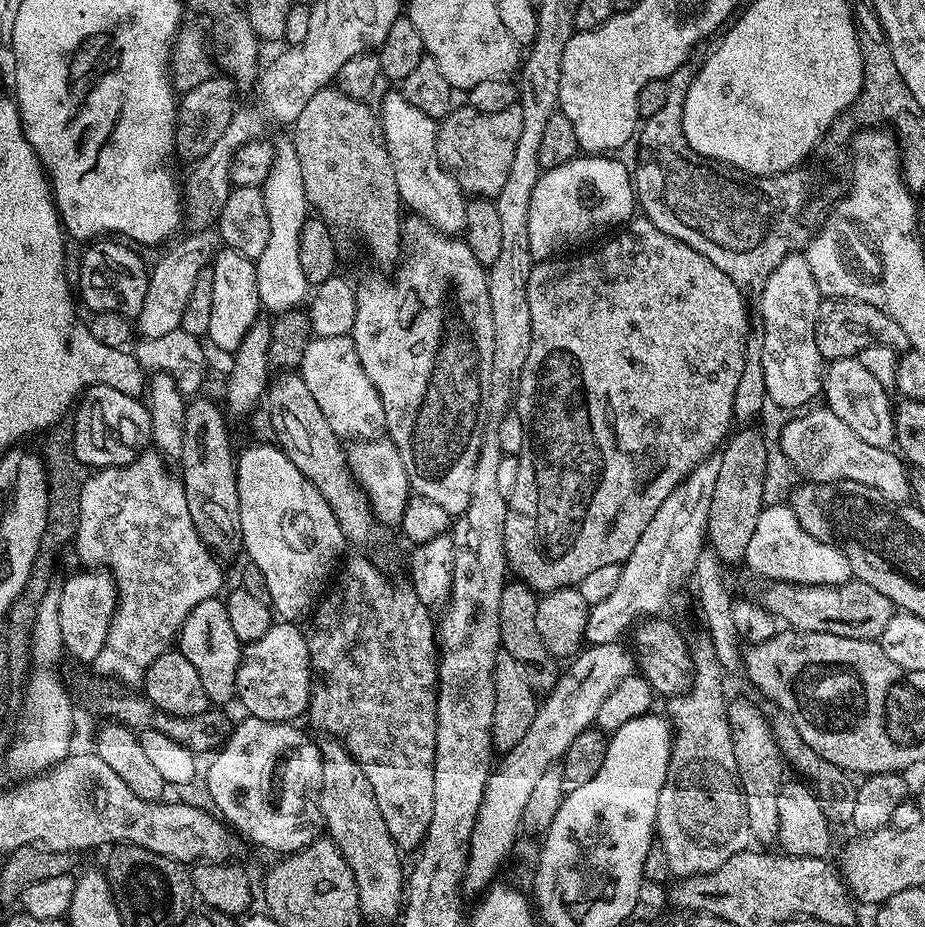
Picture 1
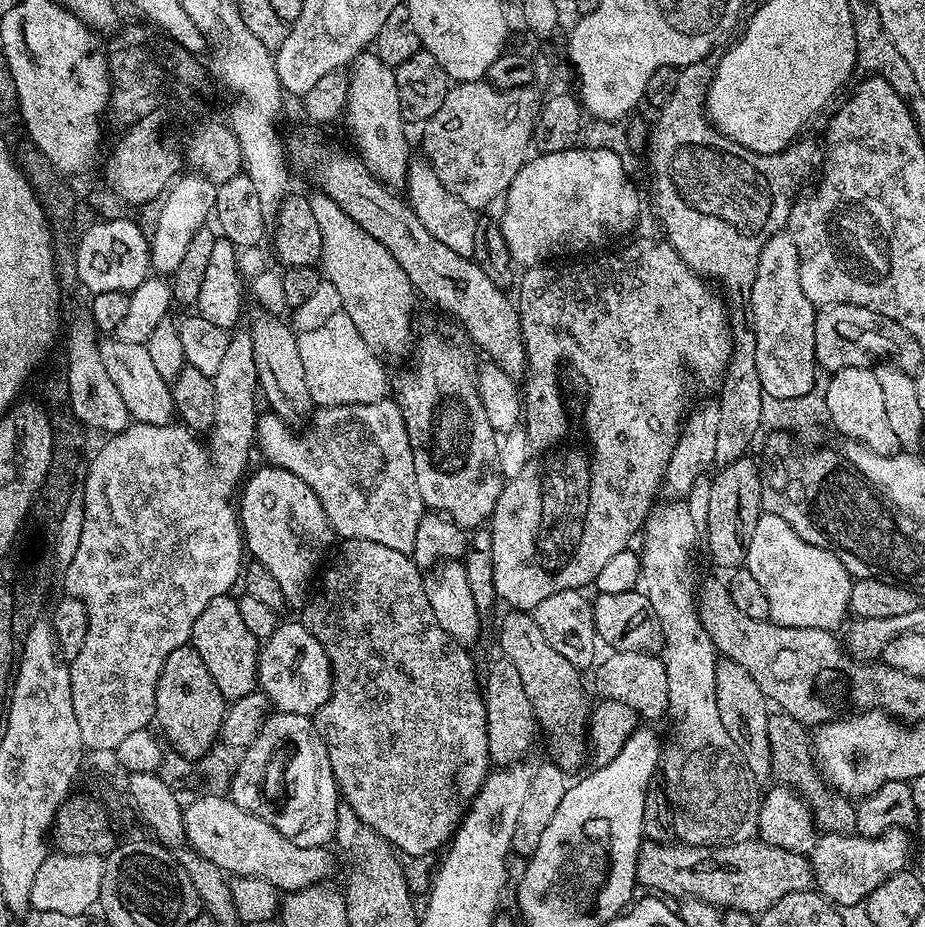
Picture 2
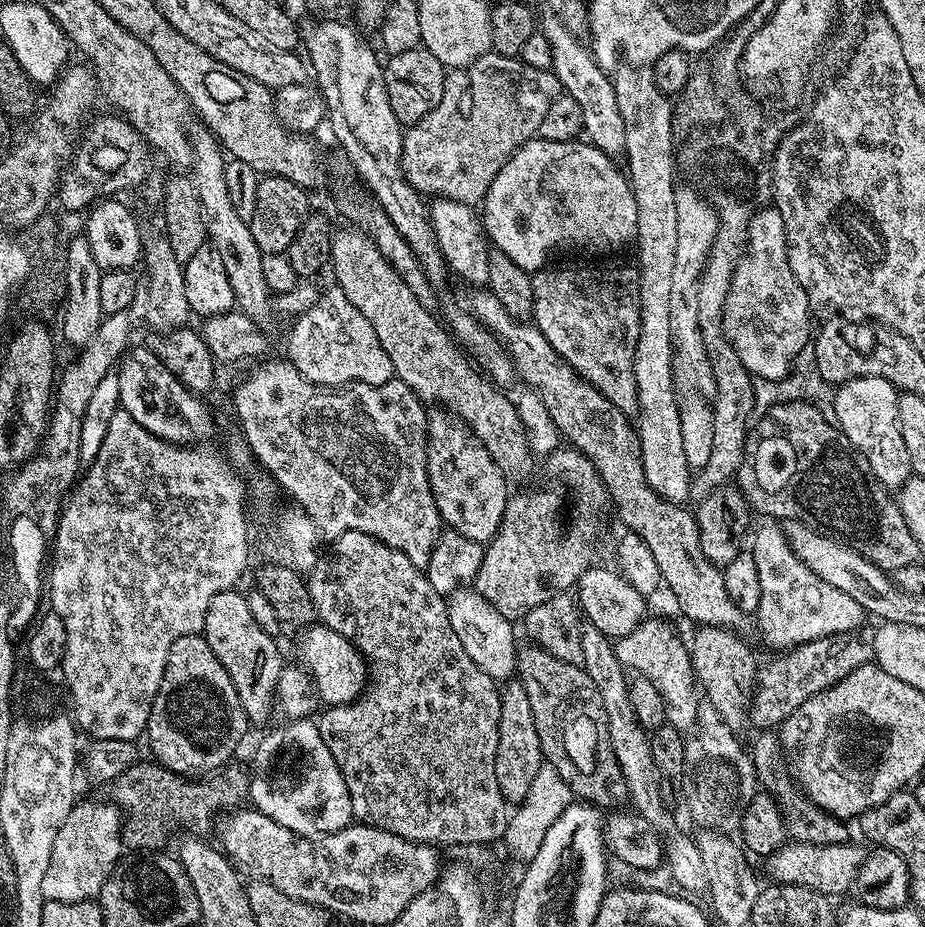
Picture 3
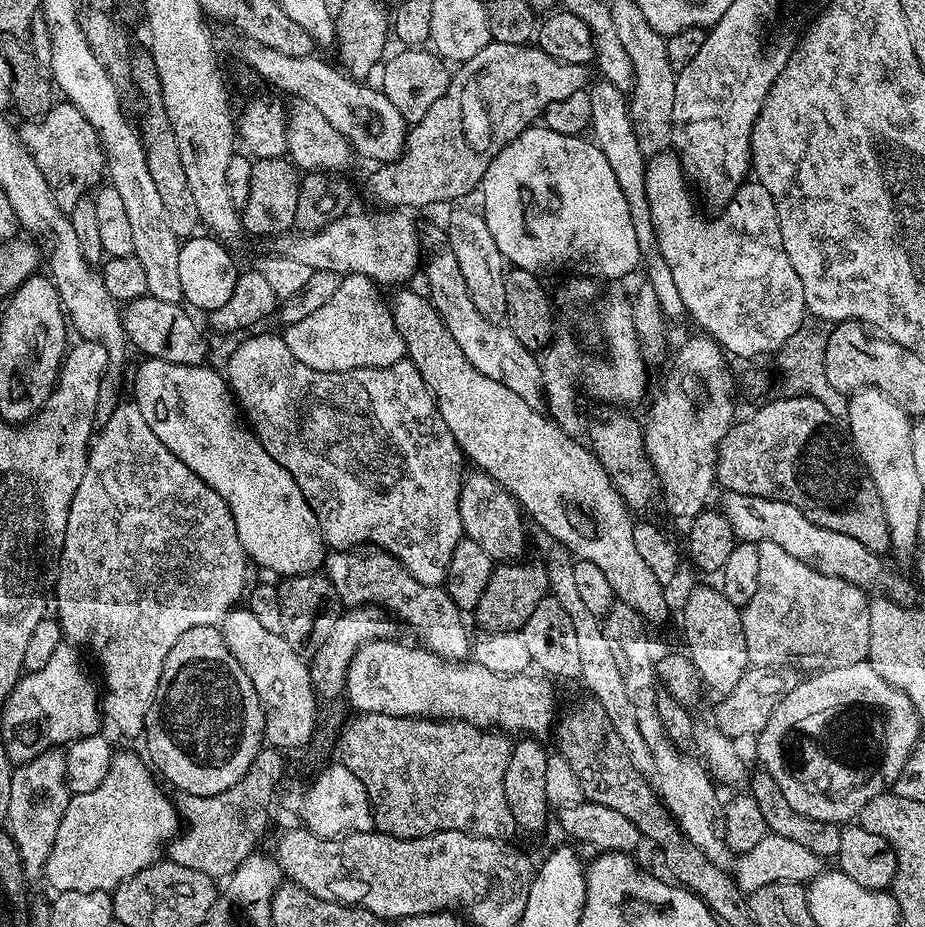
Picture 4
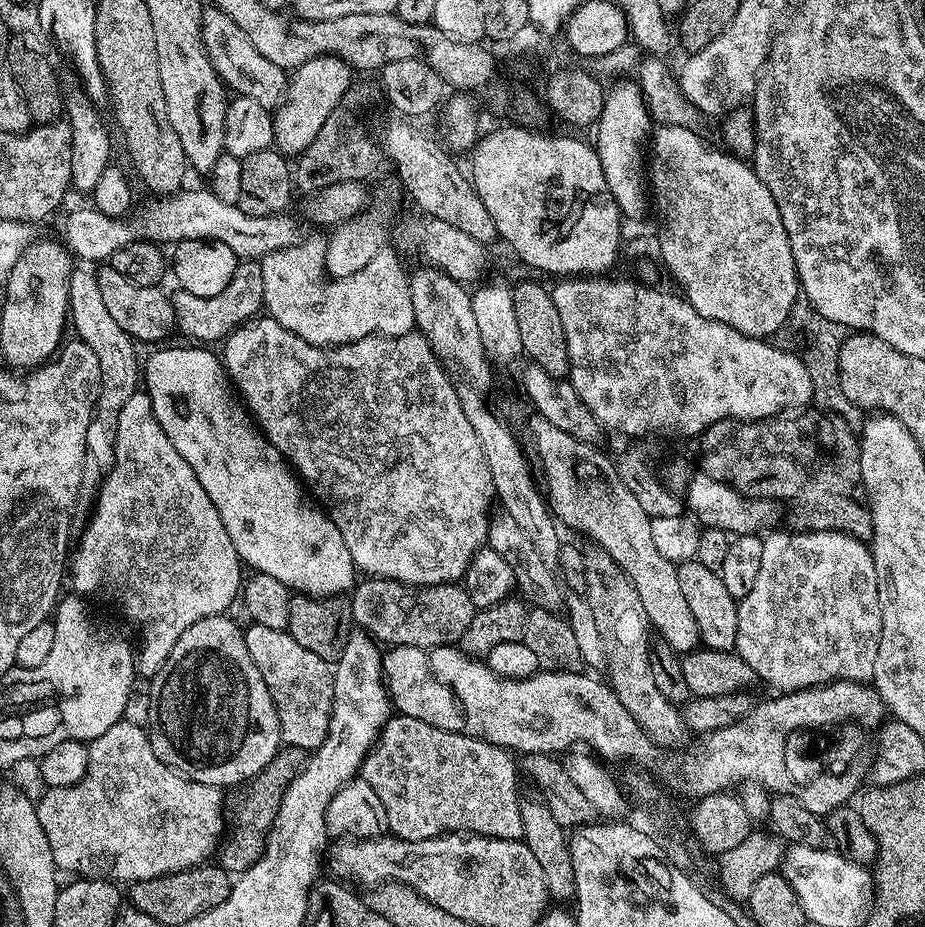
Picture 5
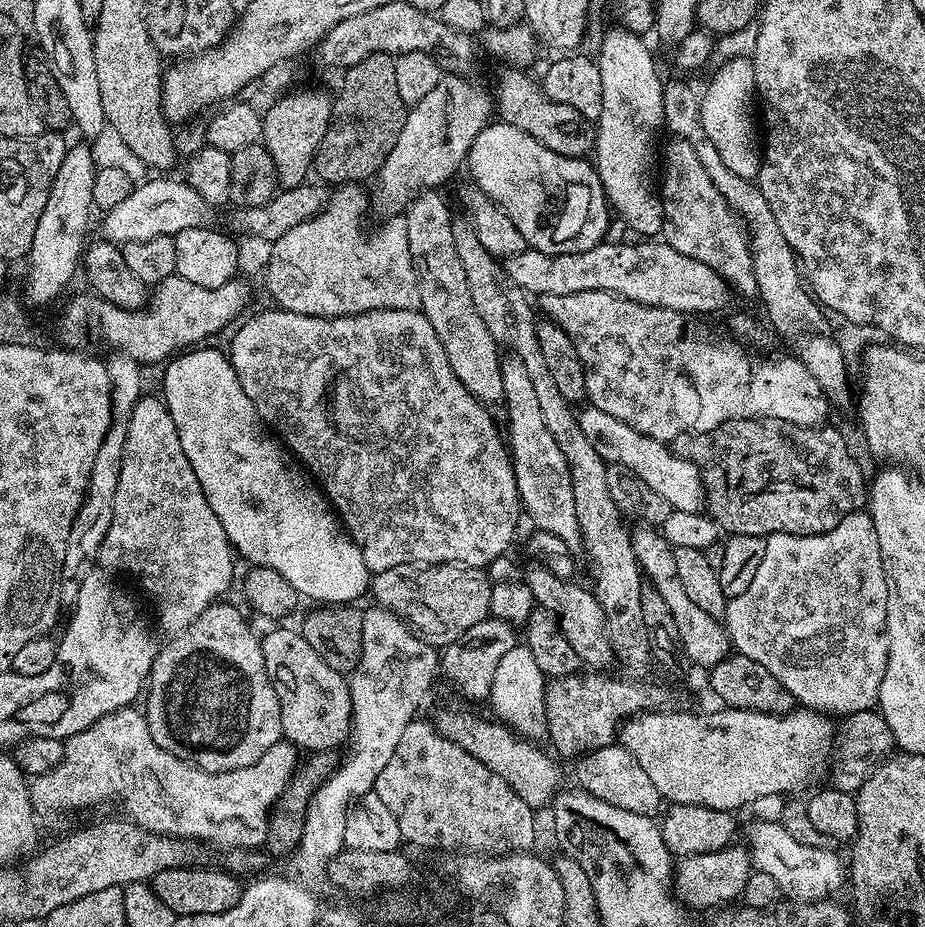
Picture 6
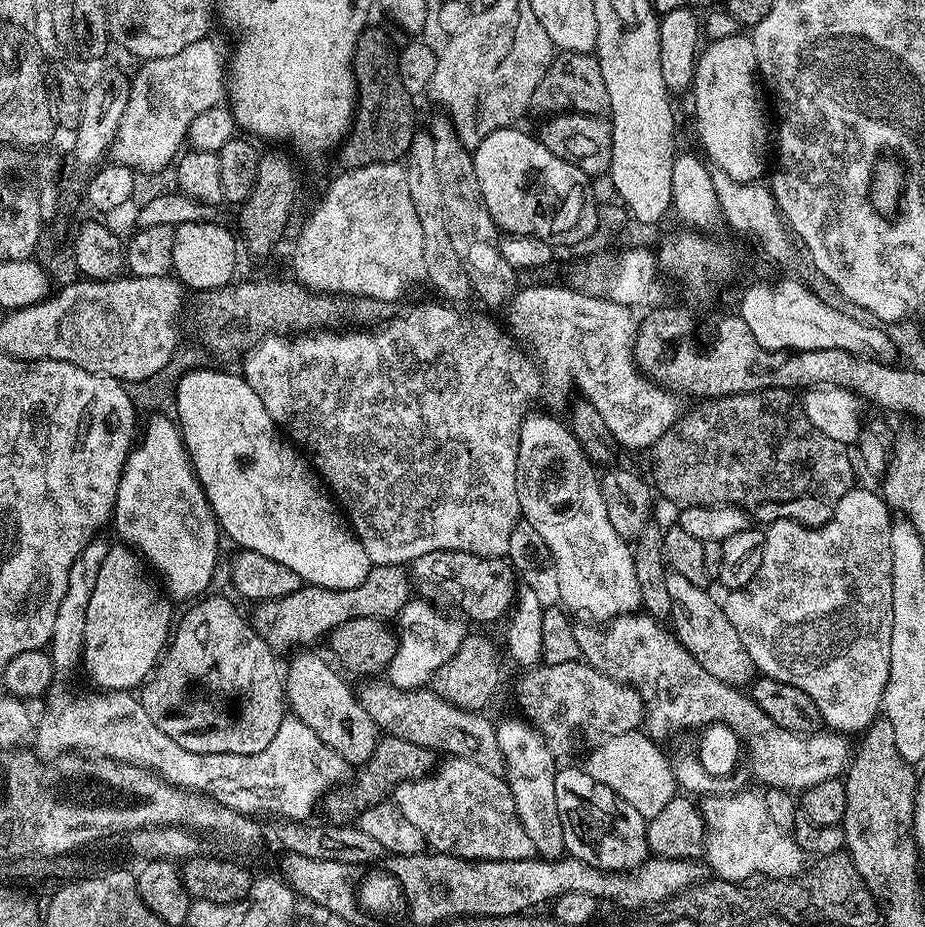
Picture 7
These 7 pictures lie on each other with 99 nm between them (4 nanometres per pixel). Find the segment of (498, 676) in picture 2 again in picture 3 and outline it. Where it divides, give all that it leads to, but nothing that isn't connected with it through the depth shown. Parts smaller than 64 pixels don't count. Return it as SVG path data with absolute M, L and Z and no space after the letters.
M513 678L500 688L500 717L498 718L498 754L494 758L494 774L498 782L498 790L509 805L518 806L530 794L530 786L540 765L545 763L542 746L538 742L538 729L534 727L534 710L530 710L530 698L526 698L526 690L519 679Z

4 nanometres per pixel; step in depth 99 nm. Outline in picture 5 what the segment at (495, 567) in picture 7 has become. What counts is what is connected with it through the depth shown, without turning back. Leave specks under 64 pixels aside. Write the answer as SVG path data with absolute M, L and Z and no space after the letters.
M384 577L361 579L353 587L350 606L353 623L374 640L386 646L406 645L418 649L447 647L457 643L478 611L463 585L435 584L415 590L407 589L398 580Z

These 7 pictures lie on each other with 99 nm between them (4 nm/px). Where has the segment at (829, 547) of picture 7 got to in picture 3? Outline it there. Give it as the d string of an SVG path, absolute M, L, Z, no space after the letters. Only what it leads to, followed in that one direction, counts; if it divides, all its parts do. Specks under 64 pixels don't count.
M772 522L765 524L768 525L757 530L750 545L758 566L758 582L762 582L762 598L754 613L761 638L776 650L789 650L812 639L857 631L866 620L864 607L854 602L850 594L842 594L842 590L822 582L814 570L807 568L792 552L783 527Z

